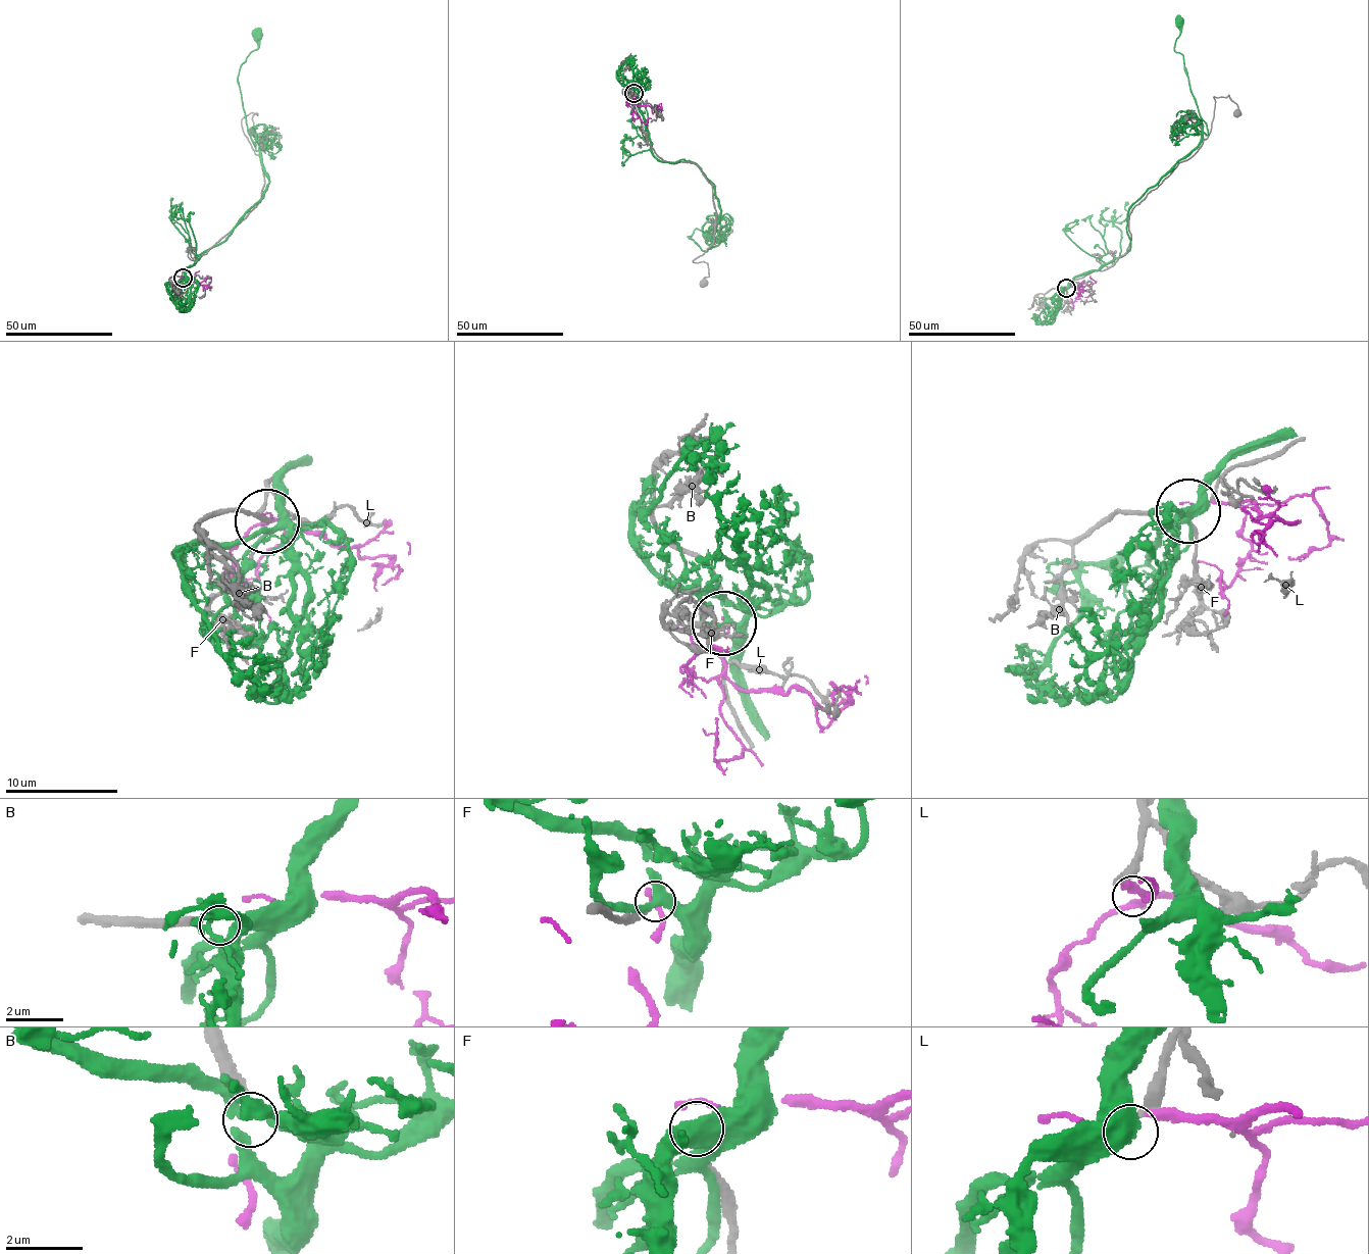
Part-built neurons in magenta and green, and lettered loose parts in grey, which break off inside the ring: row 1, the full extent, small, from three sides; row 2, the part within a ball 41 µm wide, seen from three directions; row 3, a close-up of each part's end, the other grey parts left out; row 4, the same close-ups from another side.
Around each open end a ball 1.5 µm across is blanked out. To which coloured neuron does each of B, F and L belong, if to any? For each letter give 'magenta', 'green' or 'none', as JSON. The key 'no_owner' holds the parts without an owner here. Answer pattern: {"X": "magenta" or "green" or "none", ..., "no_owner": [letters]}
{"B": "none", "F": "none", "L": "none", "no_owner": ["B", "F", "L"]}

